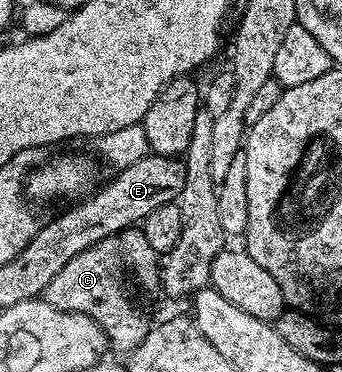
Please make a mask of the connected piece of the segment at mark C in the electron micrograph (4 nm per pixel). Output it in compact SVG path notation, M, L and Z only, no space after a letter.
M139 227L125 228L117 236L107 236L102 242L82 250L82 254L70 258L66 266L58 274L54 274L50 286L46 286L42 299L50 306L67 312L86 314L104 331L108 343L114 349L131 353L146 338L150 320L144 317L144 312L128 297L124 289L123 272L133 272L136 280L146 287L157 287L160 278L158 253L150 242L146 242L146 234Z

